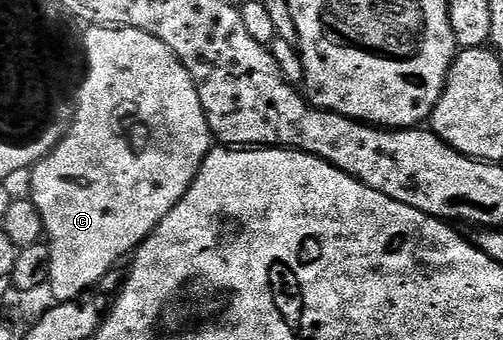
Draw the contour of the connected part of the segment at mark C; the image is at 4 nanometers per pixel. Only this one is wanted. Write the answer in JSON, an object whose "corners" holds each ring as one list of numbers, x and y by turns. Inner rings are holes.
{"corners":[[92,24,85,34,83,31,82,54,86,59,86,69,74,103,76,119,73,120,72,127,67,127,64,139,57,142,52,153,47,158,43,158,41,162,37,162,30,171,30,177,32,177,30,197,33,204,42,212,46,241,52,247,48,281,56,302,69,302,79,298,87,290,99,287,99,282,107,276,108,269,119,258,126,257,127,259,136,247,142,245,151,236,153,228,168,215,170,208,174,208,184,199,184,193,192,188,193,180,200,173,200,165,203,164,208,151,214,146,214,139,202,108,202,100,196,91,196,81,192,79,190,72,186,72,184,65,176,59,174,52,170,52,170,48,162,44,162,40,129,26]]}

